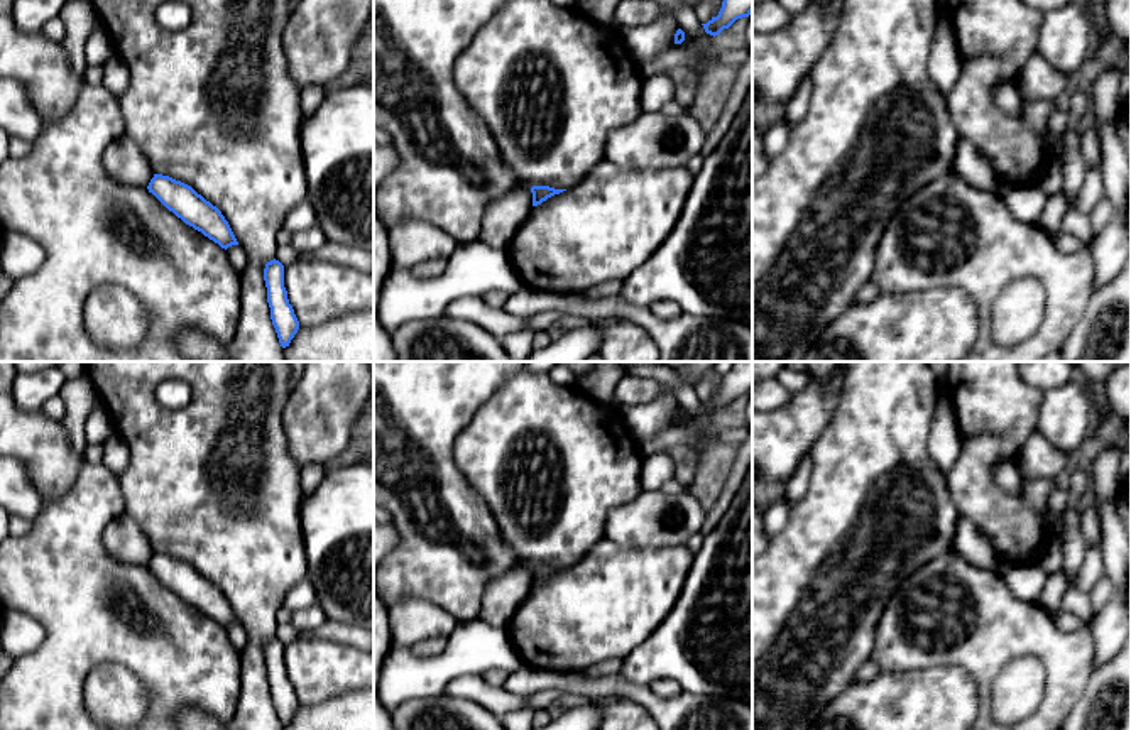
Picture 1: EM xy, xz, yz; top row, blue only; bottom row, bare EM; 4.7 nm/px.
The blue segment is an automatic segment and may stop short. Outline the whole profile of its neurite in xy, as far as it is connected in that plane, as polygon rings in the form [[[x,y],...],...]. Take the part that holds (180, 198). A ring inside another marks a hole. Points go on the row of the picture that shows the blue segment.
[[[154,174],[147,189],[186,225],[201,232],[221,248],[227,250],[232,245],[238,245],[221,211],[191,186],[169,176]]]

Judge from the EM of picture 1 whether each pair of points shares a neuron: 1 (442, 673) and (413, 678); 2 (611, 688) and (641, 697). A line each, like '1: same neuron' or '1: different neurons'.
1: same neuron
2: same neuron

